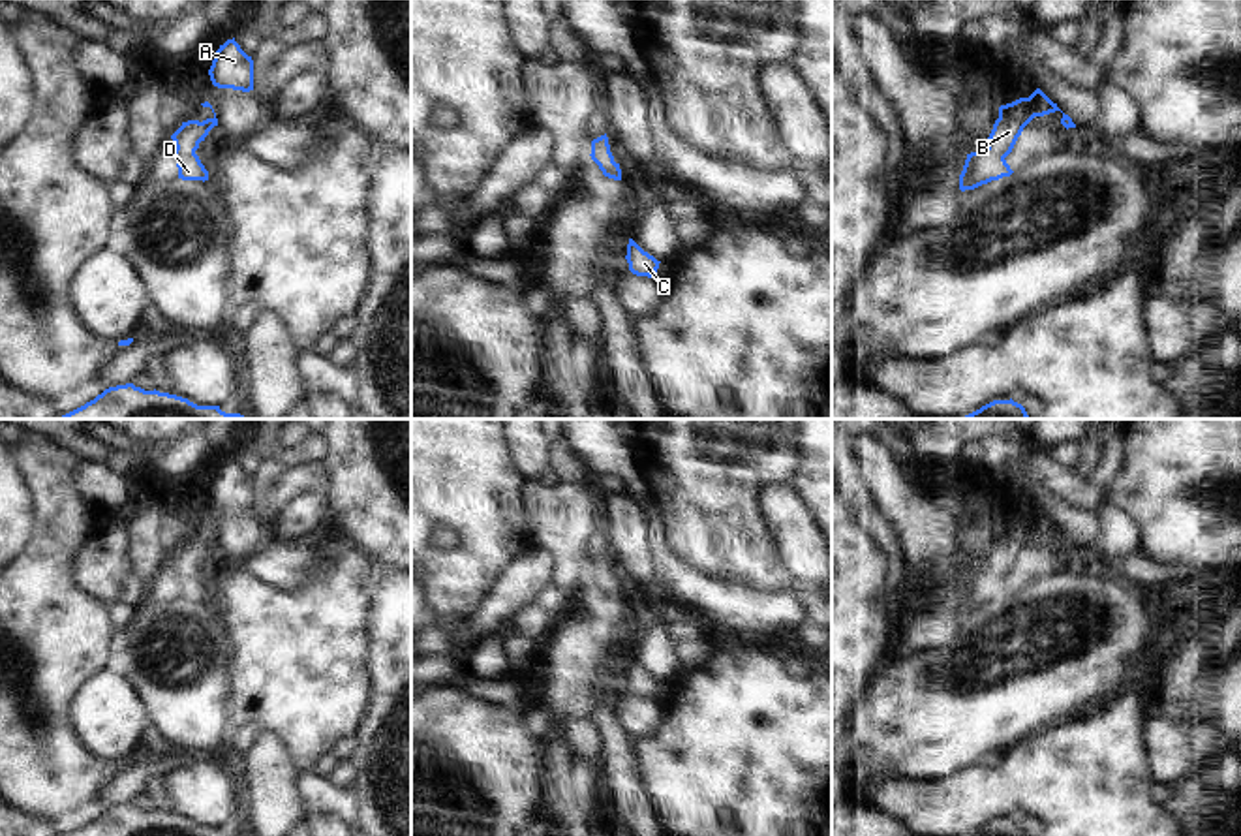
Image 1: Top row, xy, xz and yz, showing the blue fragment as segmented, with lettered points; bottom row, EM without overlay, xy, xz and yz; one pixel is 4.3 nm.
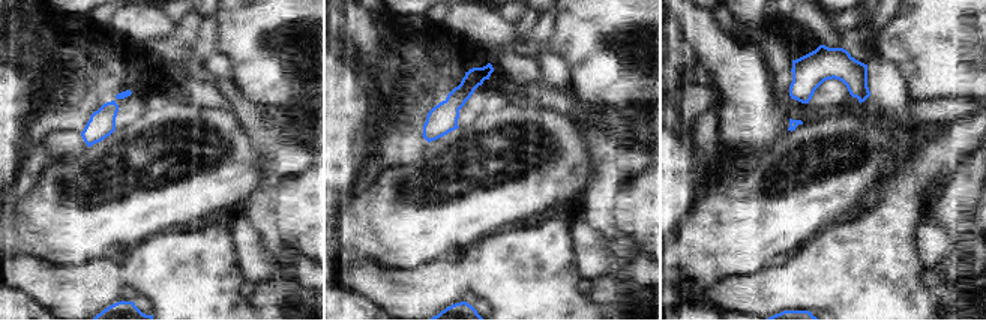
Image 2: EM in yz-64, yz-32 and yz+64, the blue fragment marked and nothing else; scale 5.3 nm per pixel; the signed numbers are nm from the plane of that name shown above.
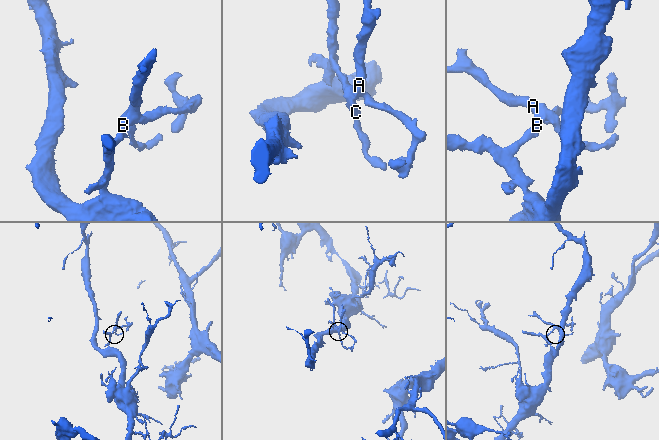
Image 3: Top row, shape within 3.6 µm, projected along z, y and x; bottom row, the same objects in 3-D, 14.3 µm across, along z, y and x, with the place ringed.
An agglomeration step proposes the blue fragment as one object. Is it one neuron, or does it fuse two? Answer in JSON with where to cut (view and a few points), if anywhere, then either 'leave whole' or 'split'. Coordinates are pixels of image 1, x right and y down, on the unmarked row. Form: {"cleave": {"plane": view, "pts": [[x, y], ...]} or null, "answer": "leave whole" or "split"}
{"cleave": null, "answer": "leave whole"}

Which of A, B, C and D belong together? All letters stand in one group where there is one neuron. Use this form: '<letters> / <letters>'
A B C D

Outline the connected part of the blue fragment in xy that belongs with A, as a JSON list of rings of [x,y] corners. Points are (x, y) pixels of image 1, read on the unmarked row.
[[[235,458],[220,466],[208,496],[218,509],[253,511],[253,481],[240,470]]]

